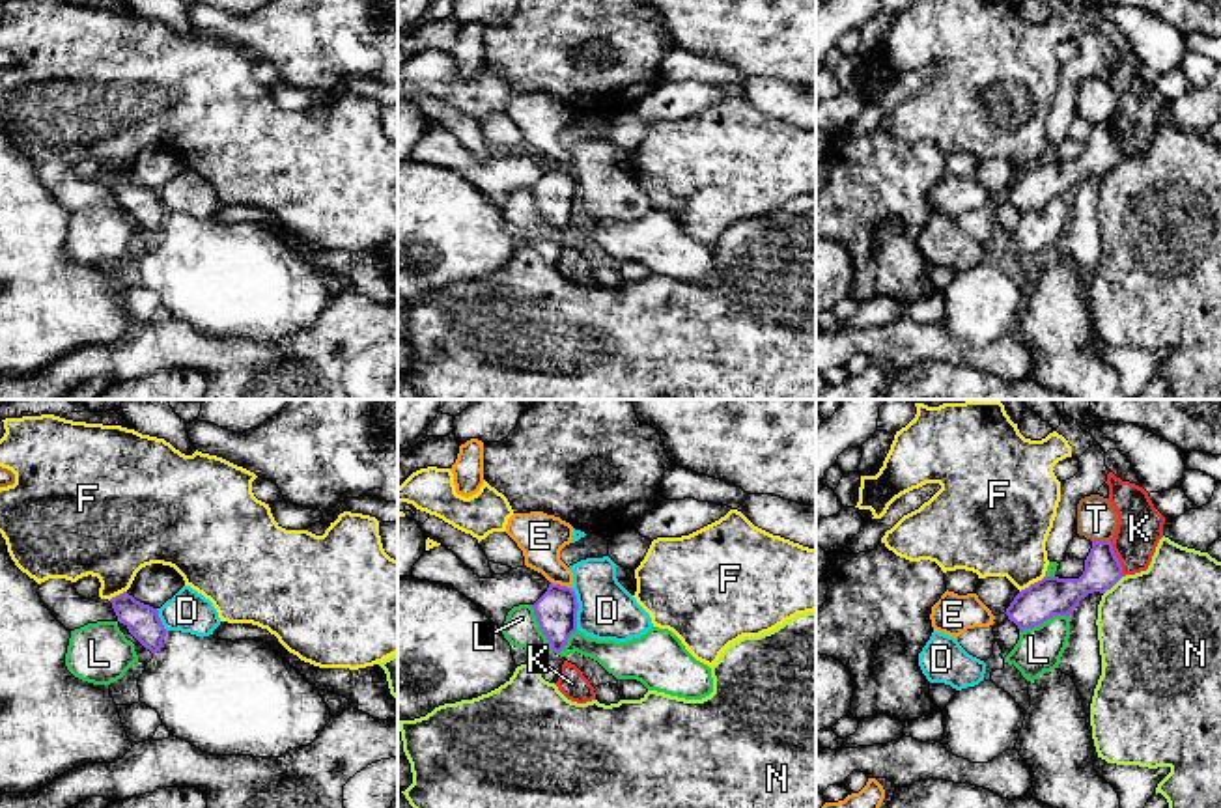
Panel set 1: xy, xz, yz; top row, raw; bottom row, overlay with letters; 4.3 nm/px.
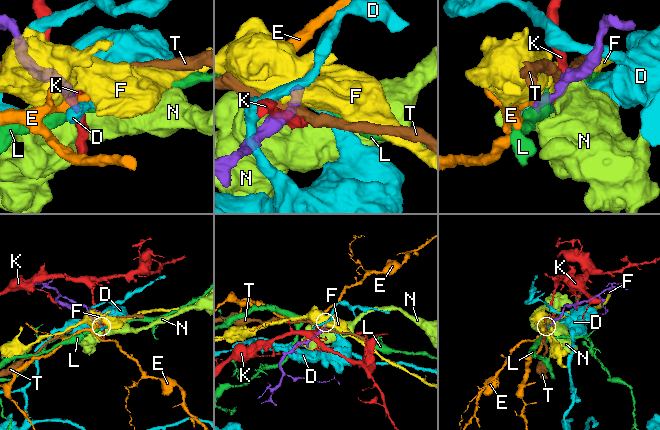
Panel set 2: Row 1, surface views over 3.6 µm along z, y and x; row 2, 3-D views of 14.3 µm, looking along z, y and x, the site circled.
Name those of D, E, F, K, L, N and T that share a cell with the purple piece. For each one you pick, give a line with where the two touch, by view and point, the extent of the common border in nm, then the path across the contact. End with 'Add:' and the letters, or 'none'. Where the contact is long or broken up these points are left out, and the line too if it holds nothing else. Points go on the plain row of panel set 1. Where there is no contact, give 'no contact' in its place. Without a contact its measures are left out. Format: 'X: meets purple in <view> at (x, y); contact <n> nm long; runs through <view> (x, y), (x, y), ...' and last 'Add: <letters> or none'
Add: none

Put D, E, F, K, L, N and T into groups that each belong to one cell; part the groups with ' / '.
D / E / F / K / L / N / T

